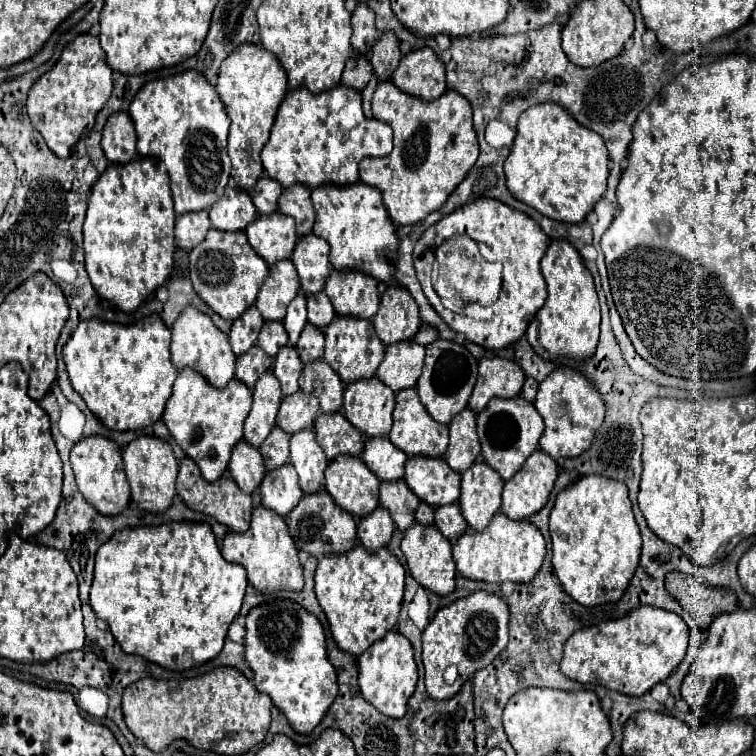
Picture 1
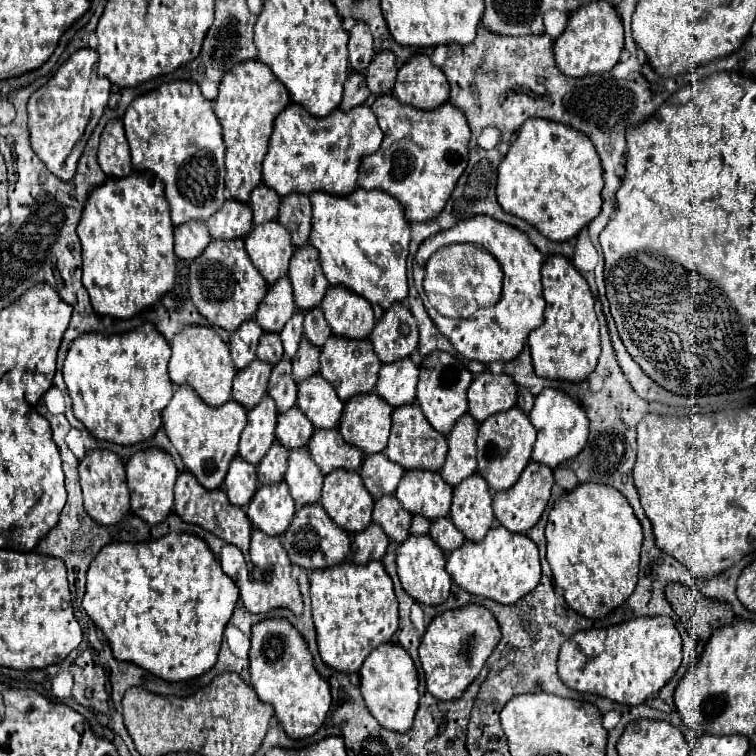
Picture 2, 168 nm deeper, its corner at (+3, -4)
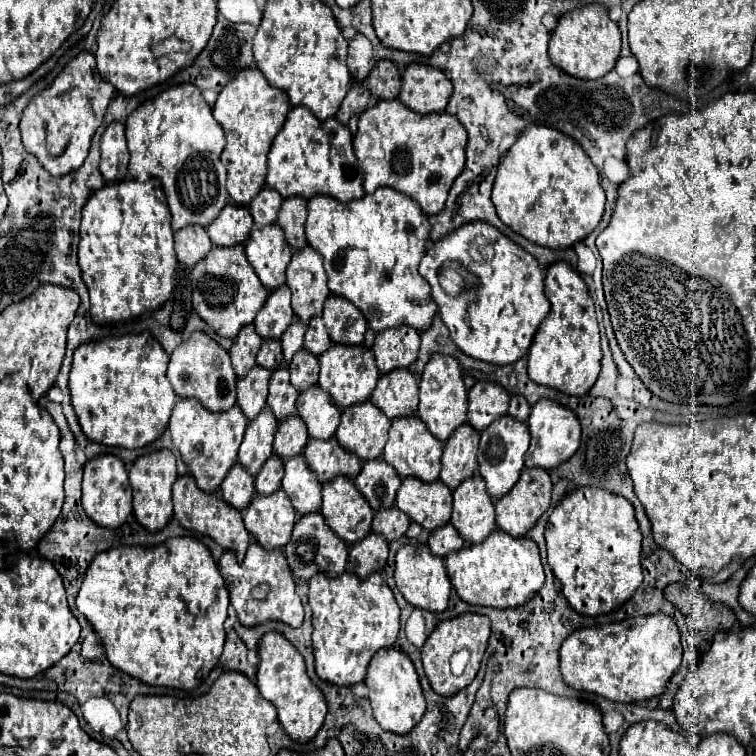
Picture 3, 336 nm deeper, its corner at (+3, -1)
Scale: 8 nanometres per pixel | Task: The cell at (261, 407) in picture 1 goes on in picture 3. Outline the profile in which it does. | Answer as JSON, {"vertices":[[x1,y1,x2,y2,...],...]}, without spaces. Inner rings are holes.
{"vertices":[[268,406,262,408,262,412,248,424,244,432,244,442,238,452,238,462,242,462,242,466,248,468,250,474,258,474,266,458,272,456,276,428,278,420]]}

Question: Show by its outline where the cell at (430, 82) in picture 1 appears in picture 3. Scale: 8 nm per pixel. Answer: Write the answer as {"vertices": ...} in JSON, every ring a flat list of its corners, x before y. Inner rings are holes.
{"vertices":[[418,62,410,64,404,70,398,98,410,110,418,114,440,112,446,108,450,96,452,96,452,82,442,70]]}

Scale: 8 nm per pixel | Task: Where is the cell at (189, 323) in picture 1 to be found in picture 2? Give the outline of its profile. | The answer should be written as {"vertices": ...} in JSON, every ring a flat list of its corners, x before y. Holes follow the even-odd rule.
{"vertices":[[186,327,172,339,168,373,174,385,190,385,196,395,202,395,206,405,218,407,224,405,232,395,232,379,236,375,236,367,230,359,228,345,218,337,212,327]]}

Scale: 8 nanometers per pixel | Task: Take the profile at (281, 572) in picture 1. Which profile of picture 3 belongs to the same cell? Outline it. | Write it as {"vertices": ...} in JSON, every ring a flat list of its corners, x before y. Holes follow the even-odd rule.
{"vertices":[[252,542,248,546,248,552,244,556,242,562,236,560,236,554,226,550,218,562,220,566,220,574,224,576,226,584,228,584,228,590,230,590,230,604,236,608,236,614,238,614,238,620,244,624,244,626,254,626,254,624,260,624,260,622,266,622,266,620,280,620,292,628,298,628,304,620,304,608,302,608,302,602,296,594,296,582,294,582,294,576,286,564,286,558,284,558,284,552,280,548,274,548,274,550,266,550,264,546,260,546,258,542],[266,582,270,586,270,592,264,600,256,600,252,598,250,590,258,584]]}

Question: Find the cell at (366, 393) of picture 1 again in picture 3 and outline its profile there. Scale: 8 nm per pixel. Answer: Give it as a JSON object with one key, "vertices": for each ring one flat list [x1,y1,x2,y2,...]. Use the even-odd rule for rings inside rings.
{"vertices":[[370,400,362,404,348,406,342,412,342,422,336,430,336,438,348,452,360,456,360,460,370,460,382,456,384,444,388,440,390,418]]}

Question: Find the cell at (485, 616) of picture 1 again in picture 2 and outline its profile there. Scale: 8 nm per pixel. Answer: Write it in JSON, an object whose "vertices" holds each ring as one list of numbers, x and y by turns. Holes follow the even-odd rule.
{"vertices":[[466,605,434,617,420,643,420,661,426,673,428,691,442,701,458,699,476,679,500,637,502,633,494,615,482,605]]}

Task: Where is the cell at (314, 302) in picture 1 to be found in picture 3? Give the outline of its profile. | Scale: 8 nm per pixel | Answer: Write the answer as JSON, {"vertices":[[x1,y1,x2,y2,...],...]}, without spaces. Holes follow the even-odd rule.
{"vertices":[[314,316,308,322,308,330,304,336,304,348,308,352,312,352,314,356,320,356,322,352,326,352,328,346,330,346,330,336,324,326,324,320,322,320,322,316]]}

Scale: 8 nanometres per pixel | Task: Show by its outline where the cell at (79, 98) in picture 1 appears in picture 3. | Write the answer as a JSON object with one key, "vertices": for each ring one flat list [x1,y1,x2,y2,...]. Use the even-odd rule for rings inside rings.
{"vertices":[[80,52,56,76,56,80,36,94,22,112,20,132,24,148,38,158,38,162,52,176,66,176,78,170,88,154,90,140,102,124,108,102,114,96,114,86,102,80,96,70,96,60,90,52]]}

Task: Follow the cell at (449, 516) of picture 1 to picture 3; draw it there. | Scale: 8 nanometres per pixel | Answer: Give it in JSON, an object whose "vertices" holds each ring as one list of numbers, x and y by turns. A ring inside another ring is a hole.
{"vertices":[[444,524,444,526,436,528,436,530,432,530,432,534,430,534,430,538,428,538,428,546,430,546,430,550,432,550,436,556,444,558,446,554,460,550,460,548,464,546,464,540,462,540,462,536,452,528,452,524]]}

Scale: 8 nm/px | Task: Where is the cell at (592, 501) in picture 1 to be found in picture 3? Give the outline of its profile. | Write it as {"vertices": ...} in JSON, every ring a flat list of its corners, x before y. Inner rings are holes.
{"vertices":[[584,486,566,494,546,524,548,564,562,584,568,604,584,616,600,616,620,608,642,582,642,534,634,506,608,490]]}

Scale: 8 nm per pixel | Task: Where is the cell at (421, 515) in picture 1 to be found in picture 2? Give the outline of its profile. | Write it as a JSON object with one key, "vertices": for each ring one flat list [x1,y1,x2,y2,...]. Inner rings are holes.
{"vertices":[[414,515,412,517,412,525,410,525,410,533,414,533,414,535,426,535,428,527,430,527,430,521,426,517]]}

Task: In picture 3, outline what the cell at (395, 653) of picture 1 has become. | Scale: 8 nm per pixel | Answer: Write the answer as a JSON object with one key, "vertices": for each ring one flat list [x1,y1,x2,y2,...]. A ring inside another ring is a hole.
{"vertices":[[398,648,378,650,368,664,364,682,370,690,368,700,372,704,374,718,378,720,378,724,384,730,394,732,394,734,406,734,412,730,414,724,420,722,420,718,426,710,426,700,424,700,422,688,420,688,416,668,414,668,410,656,406,656,402,650,398,650]]}

